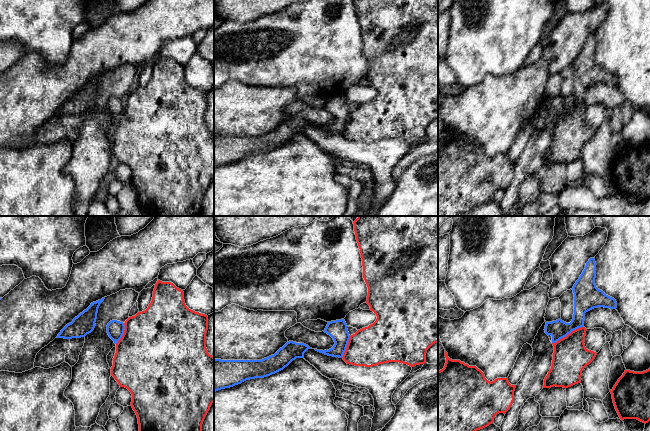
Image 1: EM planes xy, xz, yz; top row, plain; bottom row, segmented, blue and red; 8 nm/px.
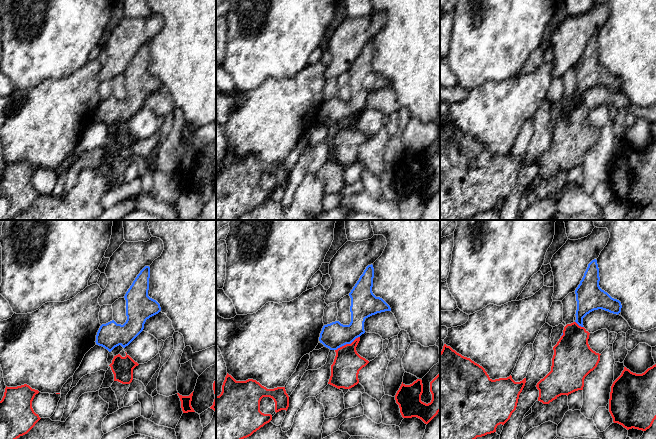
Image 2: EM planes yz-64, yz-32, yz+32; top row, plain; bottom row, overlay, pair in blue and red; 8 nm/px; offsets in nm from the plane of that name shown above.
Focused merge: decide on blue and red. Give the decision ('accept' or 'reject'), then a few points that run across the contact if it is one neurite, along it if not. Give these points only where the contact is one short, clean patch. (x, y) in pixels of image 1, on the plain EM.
reject

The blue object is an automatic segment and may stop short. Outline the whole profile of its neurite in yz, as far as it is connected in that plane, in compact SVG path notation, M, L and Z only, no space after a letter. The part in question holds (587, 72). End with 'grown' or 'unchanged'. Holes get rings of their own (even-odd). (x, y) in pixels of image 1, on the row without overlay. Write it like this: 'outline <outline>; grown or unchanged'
outline M590 34L579 55L574 60L574 90L570 99L560 95L546 98L545 109L552 112L552 119L566 113L572 107L584 103L585 89L598 83L616 85L617 78L614 74L606 71L595 60L596 38Z; unchanged

